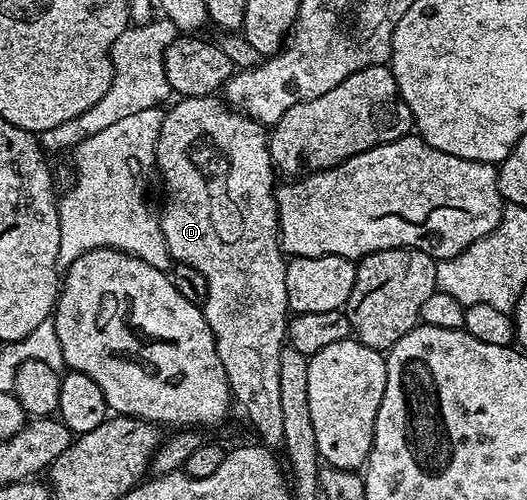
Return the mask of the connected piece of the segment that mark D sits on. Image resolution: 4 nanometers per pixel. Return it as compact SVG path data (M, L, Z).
M215 96L179 98L176 101L176 106L171 111L168 109L163 115L161 132L153 155L153 162L159 165L159 174L163 177L163 182L167 185L168 190L167 207L161 210L159 223L172 259L178 265L197 268L197 272L201 272L201 276L205 276L207 295L201 309L215 337L217 356L225 368L225 376L229 380L232 399L237 403L238 409L239 406L243 409L244 416L251 421L251 426L255 429L256 436L259 437L256 439L268 448L279 448L282 447L285 436L281 421L281 352L285 349L289 311L287 309L287 293L285 292L287 262L279 245L279 206L275 203L277 186L275 174L277 175L277 170L271 160L271 144L265 127L259 122L254 122L249 116L239 113L238 110L231 109L226 101L219 99L218 102L217 99L218 97Z

